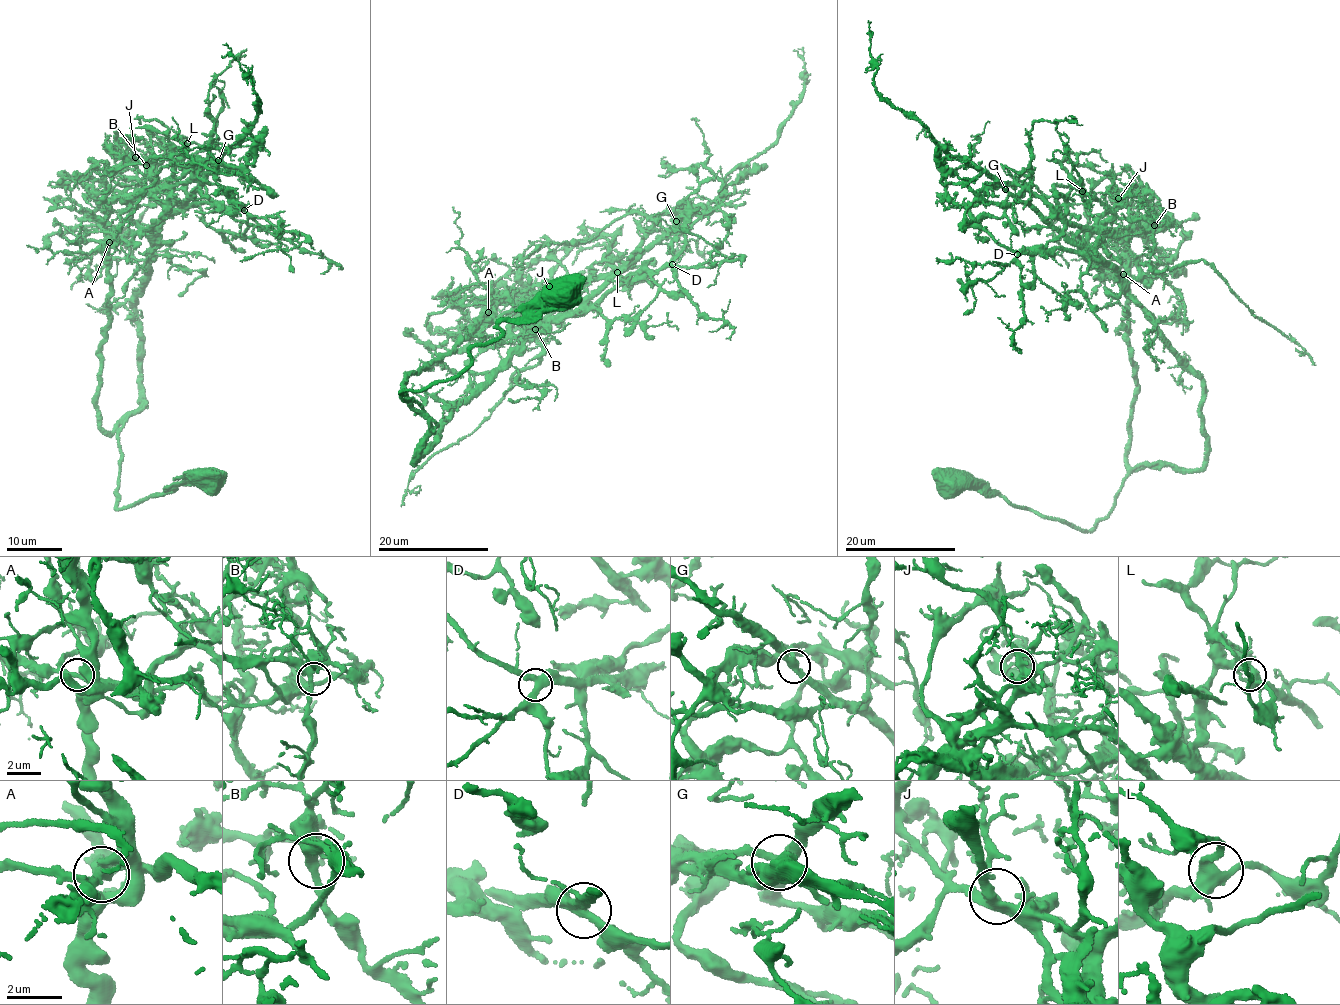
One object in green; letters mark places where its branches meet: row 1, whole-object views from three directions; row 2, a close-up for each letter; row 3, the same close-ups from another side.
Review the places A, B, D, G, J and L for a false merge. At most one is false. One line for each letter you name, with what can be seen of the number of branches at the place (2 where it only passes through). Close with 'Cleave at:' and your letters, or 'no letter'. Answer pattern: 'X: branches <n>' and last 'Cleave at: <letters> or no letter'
Cleave at: no letter

